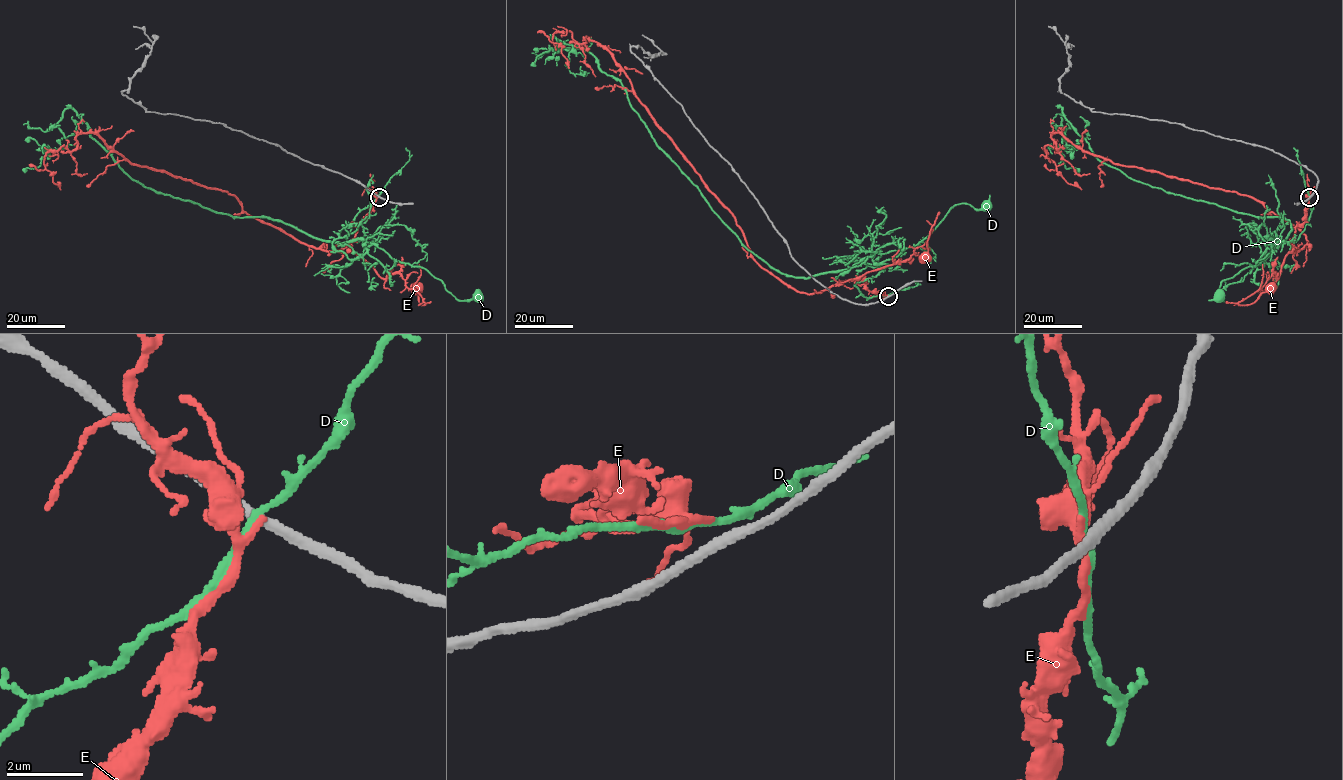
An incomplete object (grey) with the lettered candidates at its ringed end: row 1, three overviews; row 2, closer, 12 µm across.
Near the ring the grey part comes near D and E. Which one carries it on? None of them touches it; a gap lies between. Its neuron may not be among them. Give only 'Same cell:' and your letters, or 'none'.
Same cell: none

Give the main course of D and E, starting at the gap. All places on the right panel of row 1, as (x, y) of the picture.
D: (1309, 195), (1310, 216), (1296, 241), (1279, 240), (1264, 260), (1224, 280), (1217, 300), (1222, 299), (1219, 296)
E: (1309, 196), (1305, 220), (1296, 225), (1280, 276), (1274, 273), (1239, 304), (1253, 303), (1271, 284), (1270, 288)

